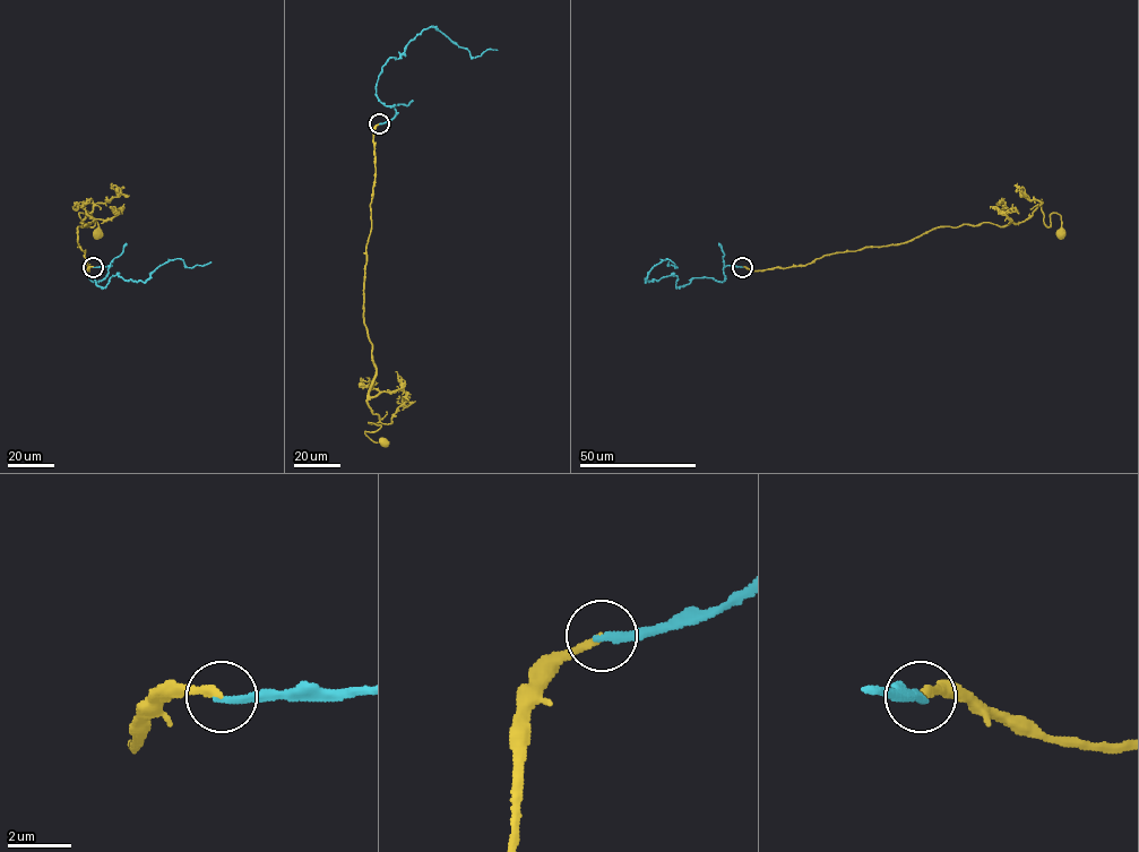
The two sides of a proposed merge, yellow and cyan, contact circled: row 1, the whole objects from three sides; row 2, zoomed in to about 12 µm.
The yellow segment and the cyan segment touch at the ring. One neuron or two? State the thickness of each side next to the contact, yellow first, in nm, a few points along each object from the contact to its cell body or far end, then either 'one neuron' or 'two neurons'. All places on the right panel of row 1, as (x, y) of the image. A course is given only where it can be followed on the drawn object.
calibres 240 and 240 nm; course yellow (742, 267), (803, 266), (943, 226), (1004, 226), (1030, 217), (1042, 201), (1045, 225), (1056, 213), (1061, 233); course cyan (742, 267), (725, 266), (717, 282), (646, 282), (662, 260), (676, 266), (669, 261); two neurons

